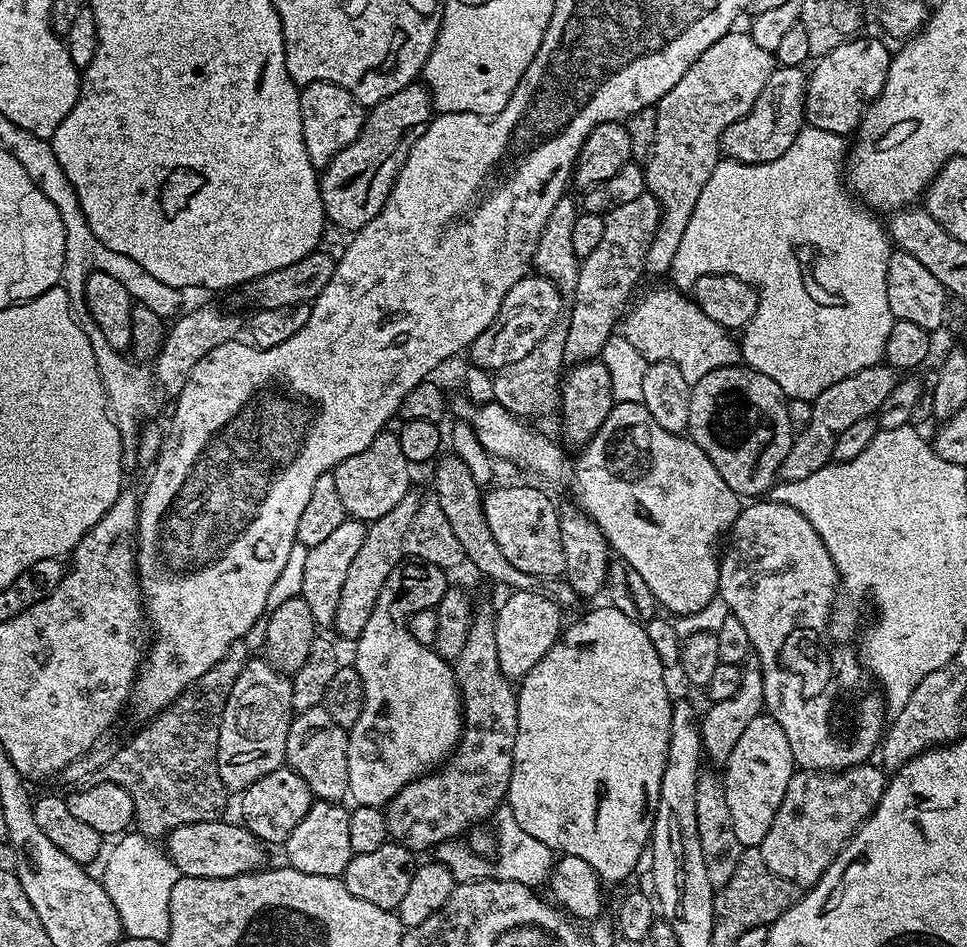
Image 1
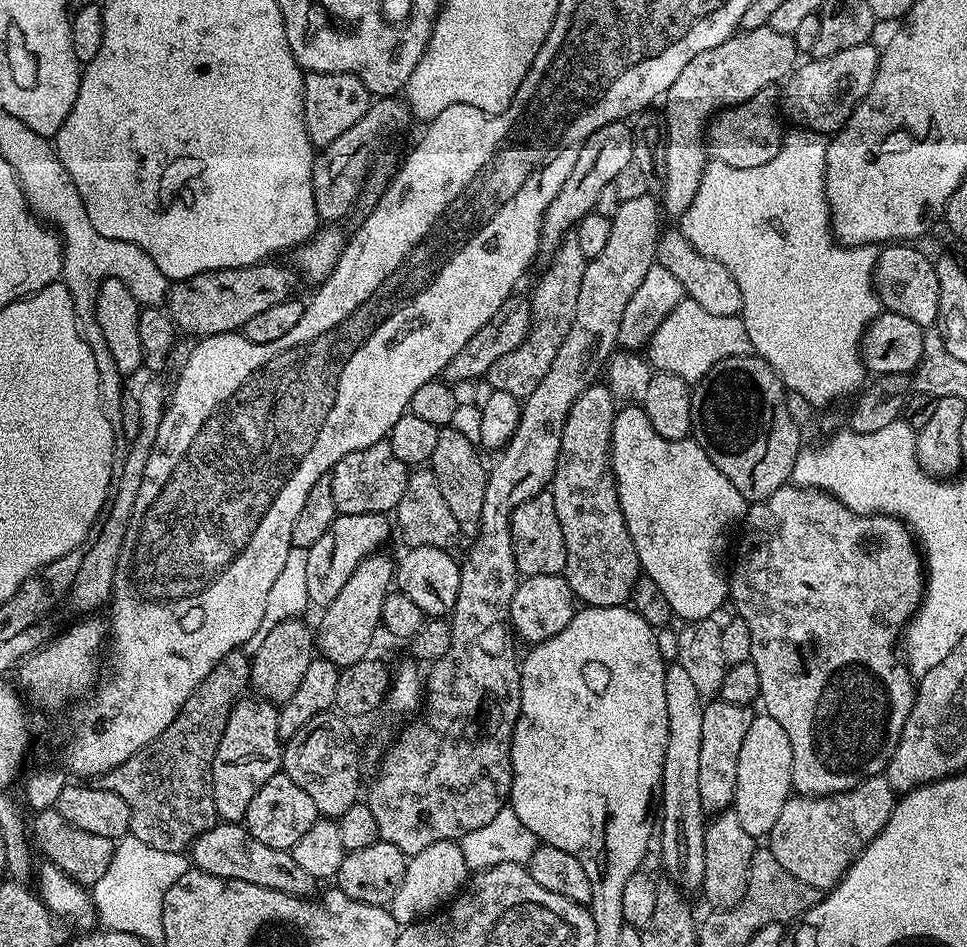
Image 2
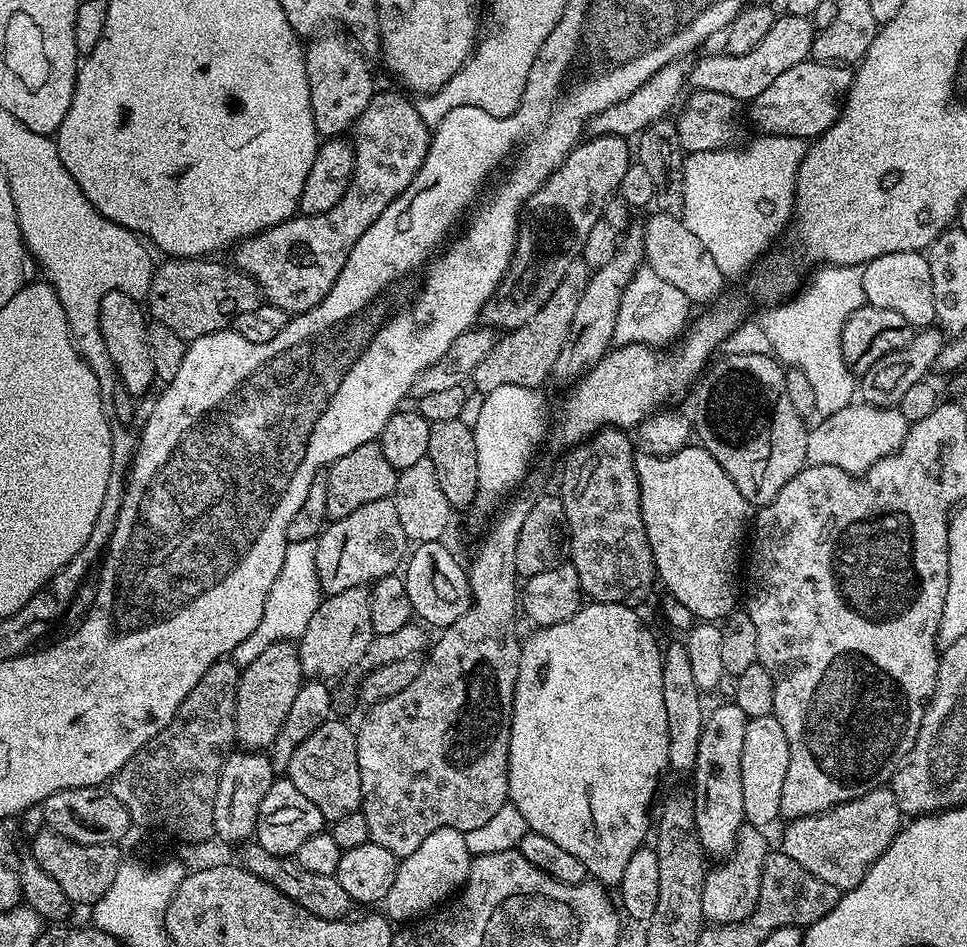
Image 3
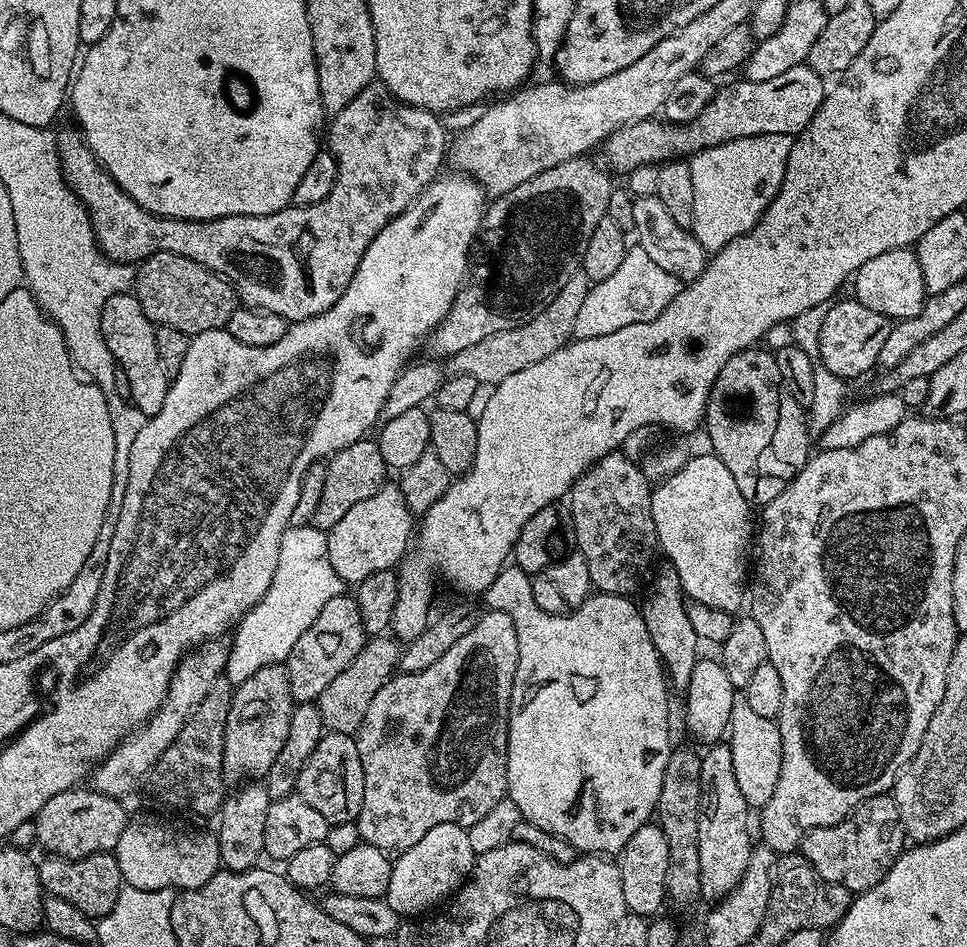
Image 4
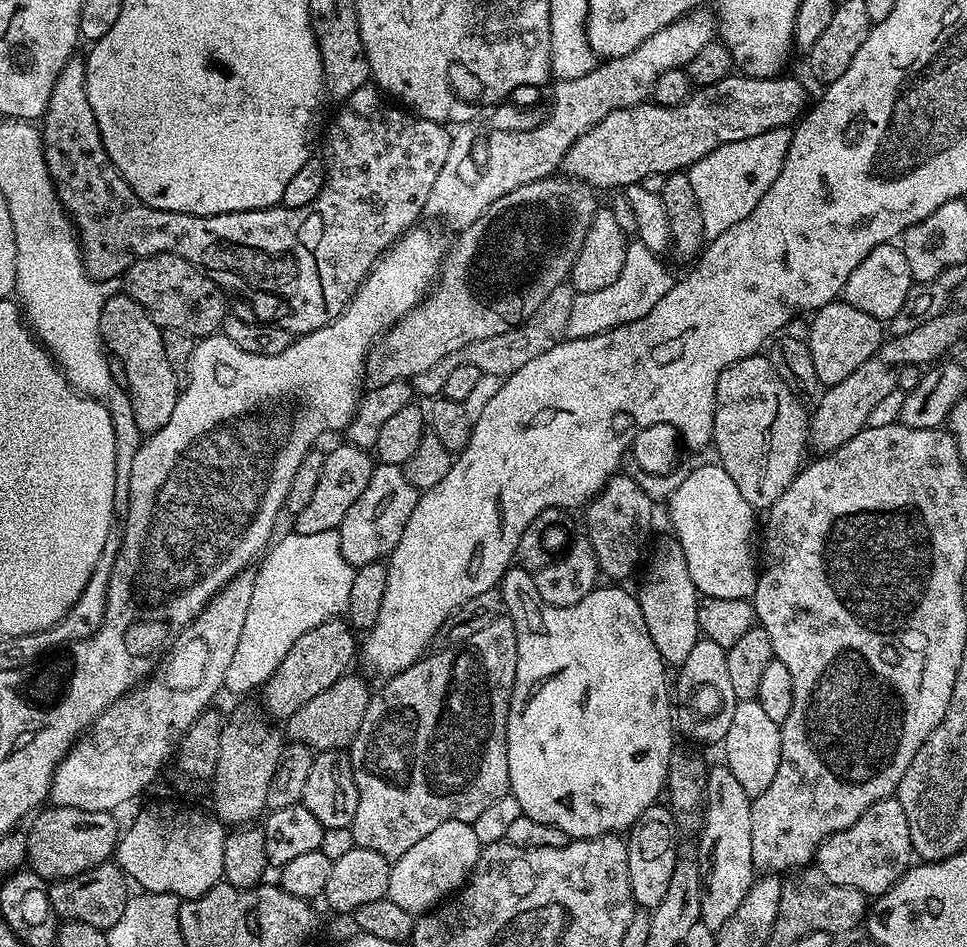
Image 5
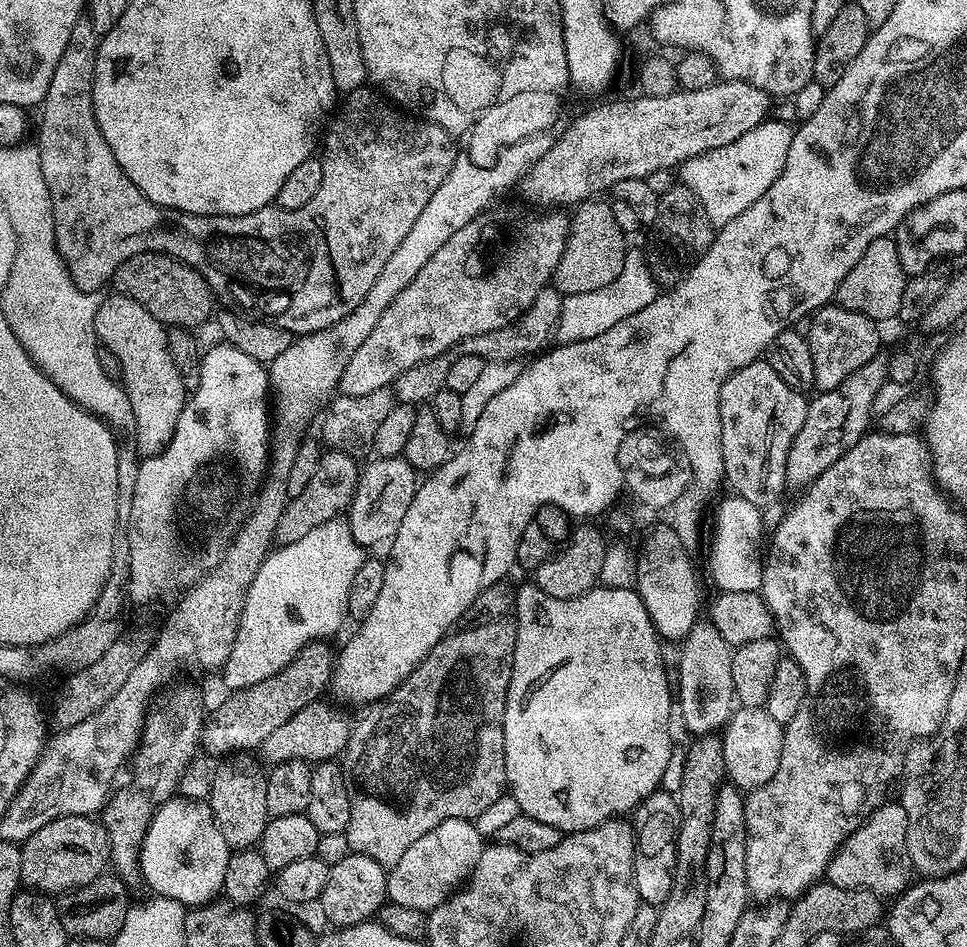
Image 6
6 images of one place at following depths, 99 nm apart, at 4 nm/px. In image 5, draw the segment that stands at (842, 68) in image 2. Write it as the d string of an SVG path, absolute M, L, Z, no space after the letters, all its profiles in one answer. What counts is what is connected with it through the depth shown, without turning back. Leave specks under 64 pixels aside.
M733 74L722 82L714 82L693 91L691 97L676 108L645 102L636 104L632 108L614 110L606 114L602 122L598 122L593 128L586 130L586 134L577 138L574 146L570 146L570 150L564 156L563 175L583 180L585 184L592 185L596 190L601 190L600 188L623 190L629 184L639 184L642 178L650 174L659 172L671 174L687 170L694 162L706 158L710 150L718 150L718 146L726 146L730 142L742 142L742 138L754 138L754 134L766 134L766 130L795 125L809 100L803 86L794 77L788 75L754 78Z

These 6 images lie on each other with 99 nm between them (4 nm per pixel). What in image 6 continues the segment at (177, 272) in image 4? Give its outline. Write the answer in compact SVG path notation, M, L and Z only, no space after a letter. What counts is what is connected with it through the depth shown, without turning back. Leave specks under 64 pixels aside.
M143 252L134 254L134 258L126 258L126 262L114 270L110 284L116 287L113 289L119 295L138 302L165 326L196 330L199 324L207 322L212 312L214 293L202 274L161 252Z

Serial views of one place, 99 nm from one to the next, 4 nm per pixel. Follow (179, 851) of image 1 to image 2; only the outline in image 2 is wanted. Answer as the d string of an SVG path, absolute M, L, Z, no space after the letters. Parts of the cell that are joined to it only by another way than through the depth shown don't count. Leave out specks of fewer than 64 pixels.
M218 822L210 831L201 834L191 846L190 860L199 871L209 872L218 878L254 882L254 886L266 886L266 890L278 890L291 896L308 898L318 888L317 880L294 862L291 851L265 846L240 822Z

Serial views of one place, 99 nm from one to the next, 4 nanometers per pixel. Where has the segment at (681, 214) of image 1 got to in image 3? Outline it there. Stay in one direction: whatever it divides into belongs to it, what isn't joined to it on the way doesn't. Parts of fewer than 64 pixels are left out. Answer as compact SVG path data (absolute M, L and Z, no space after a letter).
M791 14L777 15L774 26L770 26L766 38L750 50L750 54L730 56L704 56L693 68L690 68L690 84L696 90L714 90L718 94L733 96L741 102L751 101L753 96L762 94L774 78L778 78L790 66L798 66L798 62L809 59L812 51L814 29L811 19L807 16L793 16Z

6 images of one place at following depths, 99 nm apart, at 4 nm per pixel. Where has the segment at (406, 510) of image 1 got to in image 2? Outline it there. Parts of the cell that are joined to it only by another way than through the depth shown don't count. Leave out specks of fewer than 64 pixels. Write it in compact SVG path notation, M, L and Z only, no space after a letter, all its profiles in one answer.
M383 551L374 552L367 556L350 574L346 586L342 586L338 598L323 609L324 617L320 620L320 632L315 633L314 640L318 652L323 659L334 662L337 668L345 668L354 662L365 659L372 648L372 639L376 636L376 628L381 627L380 615L382 602L386 602L390 589L394 584L397 565L394 560L384 556Z

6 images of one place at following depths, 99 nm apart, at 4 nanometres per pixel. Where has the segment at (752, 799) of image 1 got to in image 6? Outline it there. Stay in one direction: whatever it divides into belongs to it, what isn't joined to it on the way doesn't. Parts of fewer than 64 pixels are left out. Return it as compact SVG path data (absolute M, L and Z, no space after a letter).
M737 707L722 728L724 741L724 775L741 790L751 790L766 786L774 773L778 771L778 762L782 762L782 742L784 725L770 718L767 707Z

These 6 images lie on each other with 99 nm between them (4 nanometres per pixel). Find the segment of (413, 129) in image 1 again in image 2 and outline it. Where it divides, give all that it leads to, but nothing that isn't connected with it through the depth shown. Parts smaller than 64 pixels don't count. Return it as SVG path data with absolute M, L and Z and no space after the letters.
M381 96L373 99L368 105L366 114L350 126L350 130L344 131L339 138L334 138L324 148L315 153L312 162L312 189L314 190L314 206L320 215L321 221L336 222L340 220L353 207L357 207L360 194L364 190L364 183L368 180L368 174L374 167L376 155L384 144L384 139L395 128L404 128L410 121L408 105L403 99L396 96Z

